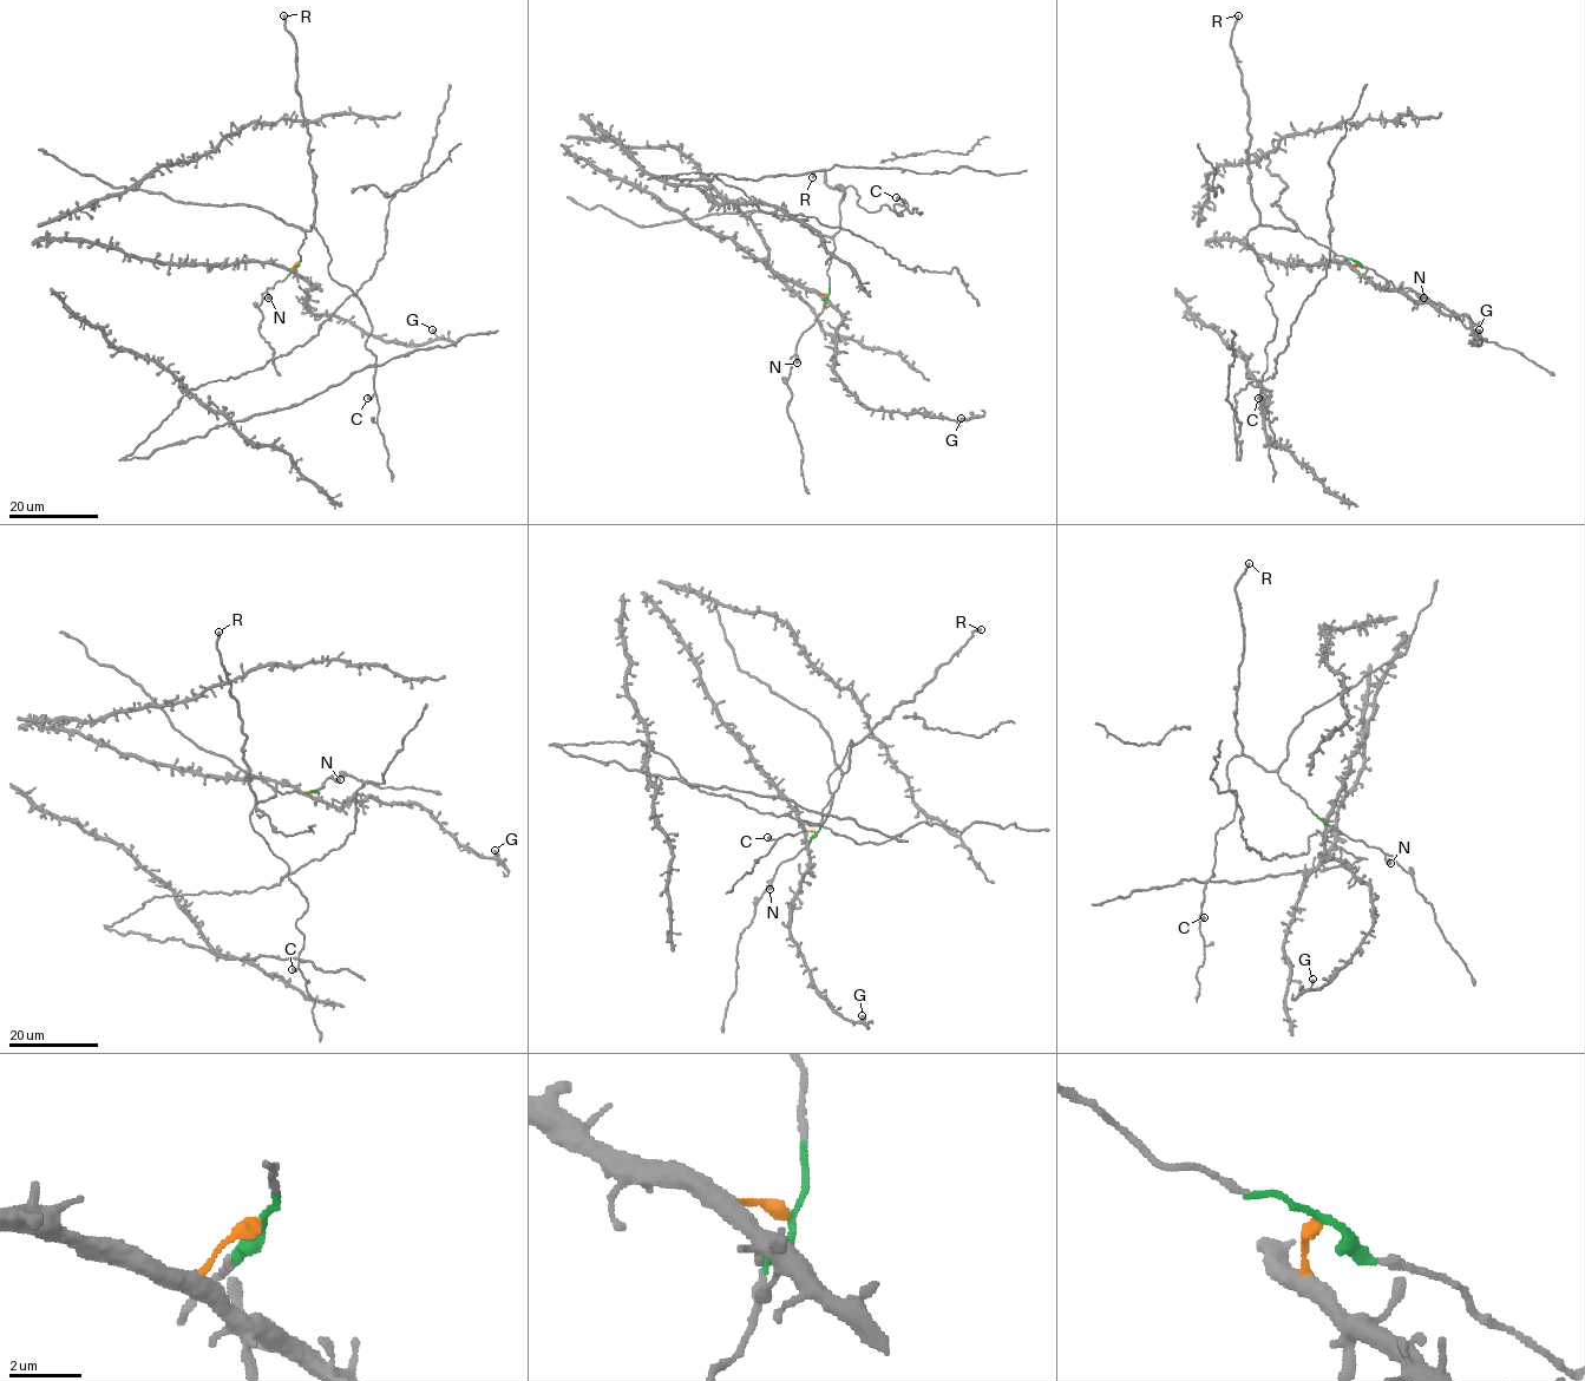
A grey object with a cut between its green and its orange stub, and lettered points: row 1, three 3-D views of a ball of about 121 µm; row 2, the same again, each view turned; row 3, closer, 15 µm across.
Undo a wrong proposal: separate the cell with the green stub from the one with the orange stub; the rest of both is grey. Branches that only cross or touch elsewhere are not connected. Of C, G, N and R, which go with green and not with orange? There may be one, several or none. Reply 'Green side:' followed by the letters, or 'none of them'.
Green side: C, N, R

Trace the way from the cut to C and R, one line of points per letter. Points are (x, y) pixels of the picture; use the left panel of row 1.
C: (300, 262), (313, 224), (331, 256), (328, 275), (358, 298), (371, 322), (365, 345), (375, 373), (367, 399)
R: (300, 262), (305, 230), (314, 222), (315, 198), (309, 133), (296, 87), (294, 36), (285, 27), (283, 14)

